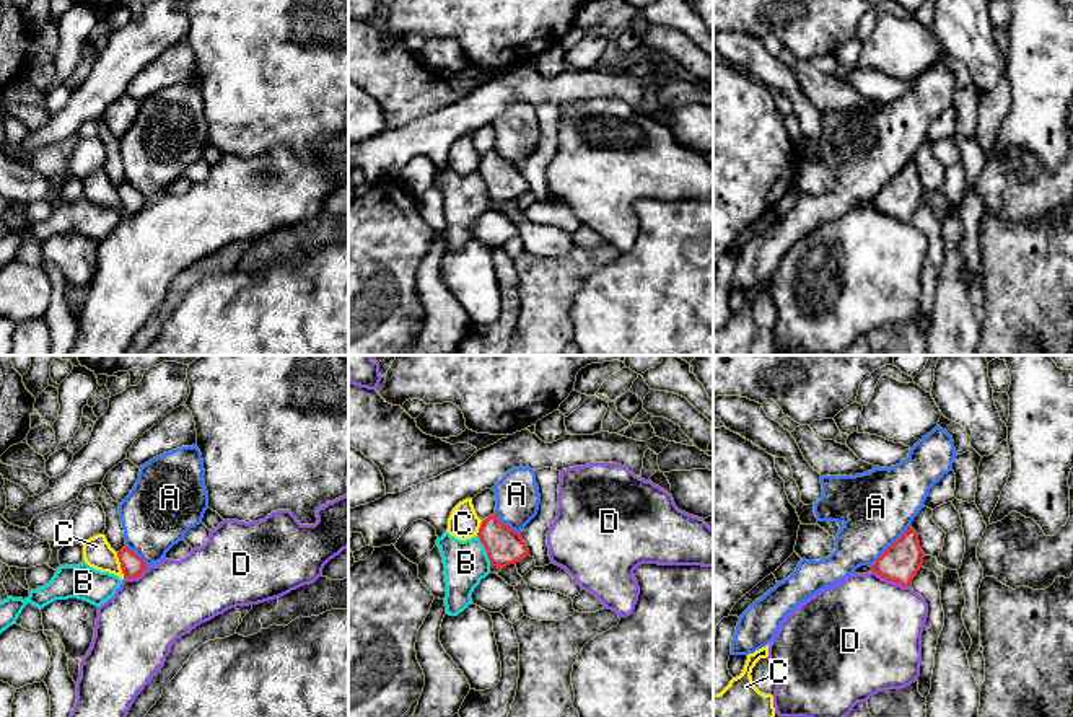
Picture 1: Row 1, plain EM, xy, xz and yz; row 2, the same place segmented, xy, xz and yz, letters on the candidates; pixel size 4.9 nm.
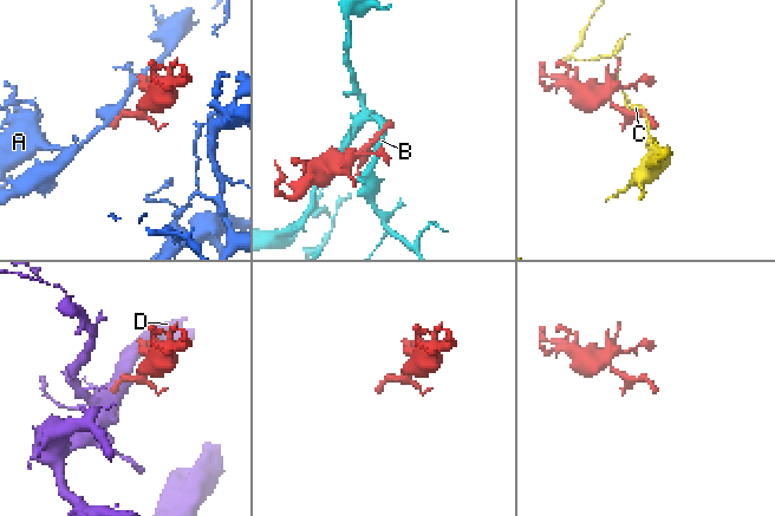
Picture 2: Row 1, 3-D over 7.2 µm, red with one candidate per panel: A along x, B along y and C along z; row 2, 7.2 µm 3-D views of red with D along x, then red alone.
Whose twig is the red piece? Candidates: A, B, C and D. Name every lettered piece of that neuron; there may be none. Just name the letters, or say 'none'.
A

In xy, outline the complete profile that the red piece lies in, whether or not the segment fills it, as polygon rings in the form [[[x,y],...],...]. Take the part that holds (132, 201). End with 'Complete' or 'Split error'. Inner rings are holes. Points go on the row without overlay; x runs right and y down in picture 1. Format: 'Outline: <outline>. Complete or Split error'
Outline: [[[197,80],[176,83],[140,101],[134,124],[119,139],[125,181],[117,187],[117,192],[124,213],[140,212],[148,200],[163,196],[191,163],[202,158],[208,143],[204,111],[204,95]]]. Split error

